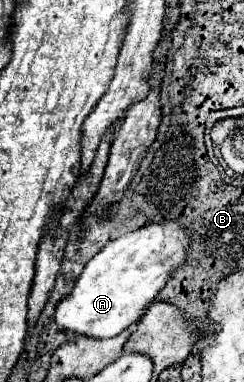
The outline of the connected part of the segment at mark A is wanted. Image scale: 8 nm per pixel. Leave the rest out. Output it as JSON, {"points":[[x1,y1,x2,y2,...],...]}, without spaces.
{"points":[[176,221,146,225,110,241,88,261,72,293,56,307,56,323,74,335,116,337,140,321,172,273,186,263,188,251,190,237,186,227]]}

